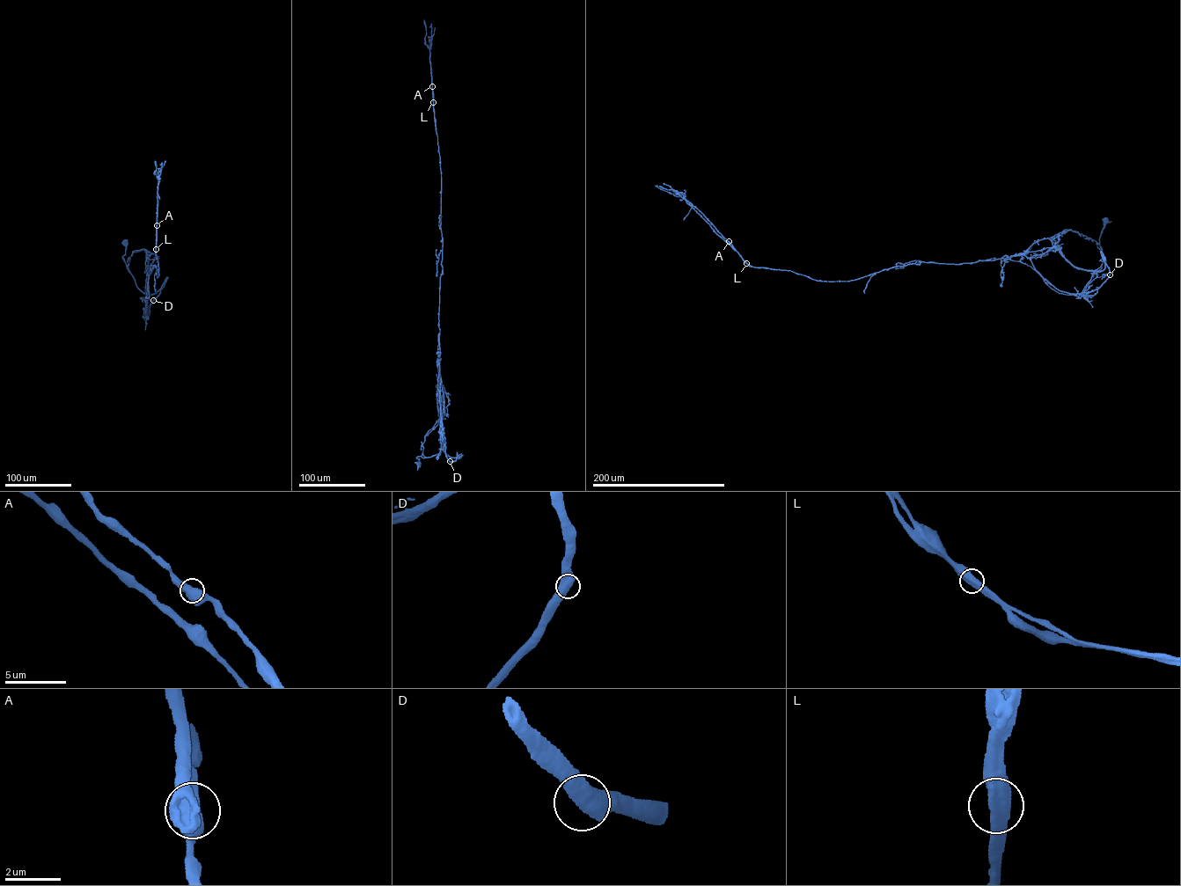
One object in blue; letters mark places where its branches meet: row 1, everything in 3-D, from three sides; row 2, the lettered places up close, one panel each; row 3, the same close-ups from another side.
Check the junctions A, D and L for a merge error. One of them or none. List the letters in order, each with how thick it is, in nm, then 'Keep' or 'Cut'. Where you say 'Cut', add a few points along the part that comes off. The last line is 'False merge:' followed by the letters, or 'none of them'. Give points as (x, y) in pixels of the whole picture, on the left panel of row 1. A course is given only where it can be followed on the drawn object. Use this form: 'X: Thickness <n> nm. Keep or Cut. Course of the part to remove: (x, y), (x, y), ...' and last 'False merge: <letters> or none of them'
A: Thickness 600 nm. Keep
D: Thickness 600 nm. Keep
L: Thickness 600 nm. Cut. Course of the part to remove: (156, 249), (157, 192), (162, 163)
False merge: L

